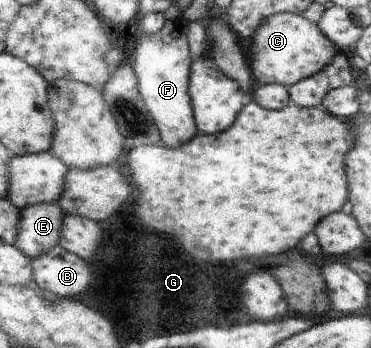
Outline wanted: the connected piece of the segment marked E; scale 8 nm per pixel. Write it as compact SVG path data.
M59 202L37 204L23 210L20 237L16 246L31 259L41 258L60 246L67 214Z

